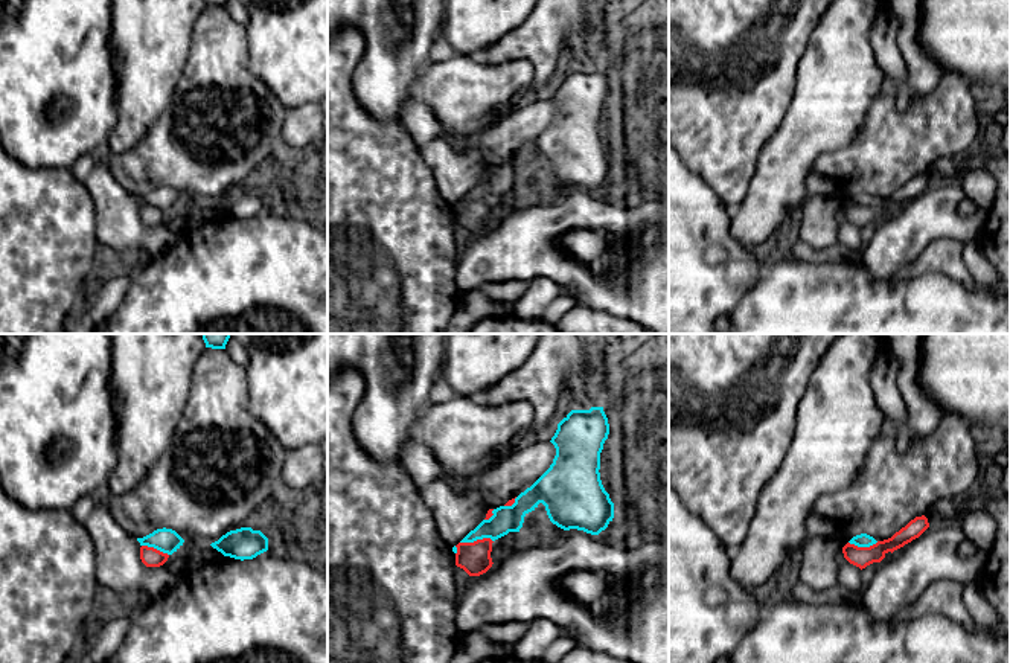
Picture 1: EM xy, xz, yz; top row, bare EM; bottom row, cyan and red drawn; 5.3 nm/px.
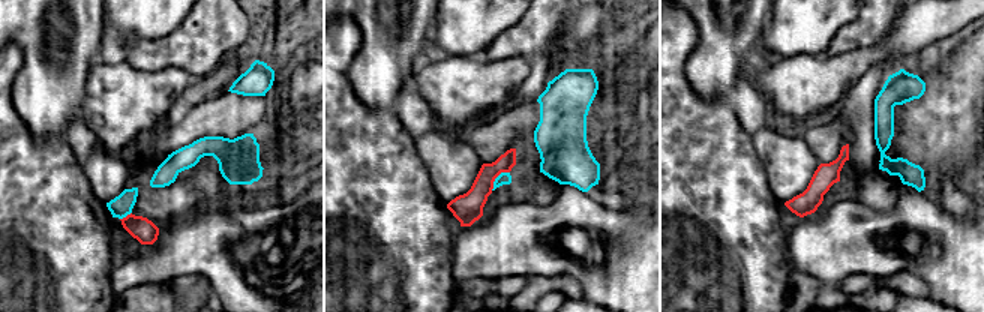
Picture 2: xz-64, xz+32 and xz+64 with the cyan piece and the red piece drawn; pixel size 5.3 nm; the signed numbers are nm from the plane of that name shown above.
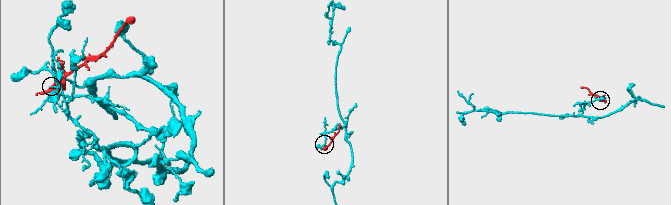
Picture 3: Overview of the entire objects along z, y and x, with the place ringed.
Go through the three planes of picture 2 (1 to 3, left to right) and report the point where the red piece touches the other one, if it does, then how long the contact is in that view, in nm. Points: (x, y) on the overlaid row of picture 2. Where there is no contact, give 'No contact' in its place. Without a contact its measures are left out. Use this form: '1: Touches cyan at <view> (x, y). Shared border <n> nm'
1: Touches cyan at xz-64 (125, 216). Shared border 80 nm
2: Touches cyan at xz+32 (497, 177). Shared border 140 nm
3: No contact

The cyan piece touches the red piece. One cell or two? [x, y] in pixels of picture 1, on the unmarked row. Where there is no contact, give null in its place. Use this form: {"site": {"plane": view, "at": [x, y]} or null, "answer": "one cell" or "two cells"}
{"site": {"plane": "xz", "at": [476, 198]}, "answer": "two cells"}

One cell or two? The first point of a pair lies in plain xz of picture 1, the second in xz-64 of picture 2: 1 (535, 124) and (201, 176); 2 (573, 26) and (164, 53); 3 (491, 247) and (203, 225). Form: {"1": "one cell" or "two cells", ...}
{"1": "two cells", "2": "one cell", "3": "one cell"}

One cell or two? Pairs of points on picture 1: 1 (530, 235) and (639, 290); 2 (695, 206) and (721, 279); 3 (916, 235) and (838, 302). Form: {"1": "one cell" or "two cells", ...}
{"1": "one cell", "2": "one cell", "3": "two cells"}

